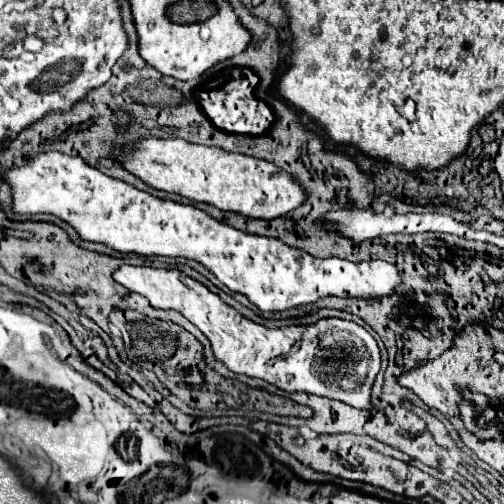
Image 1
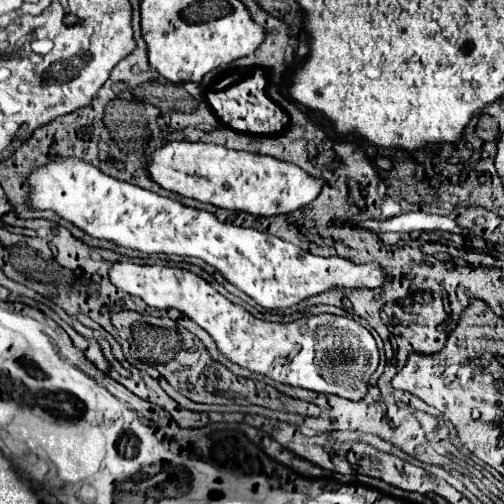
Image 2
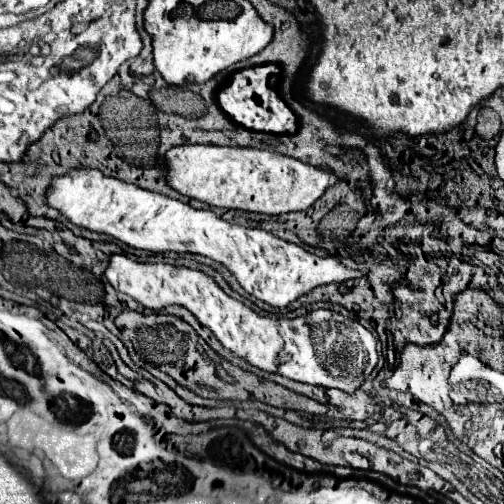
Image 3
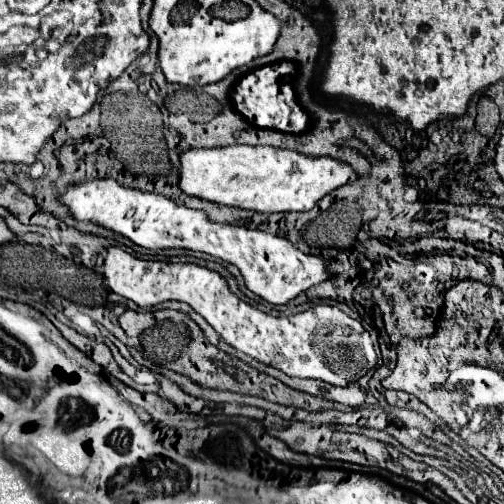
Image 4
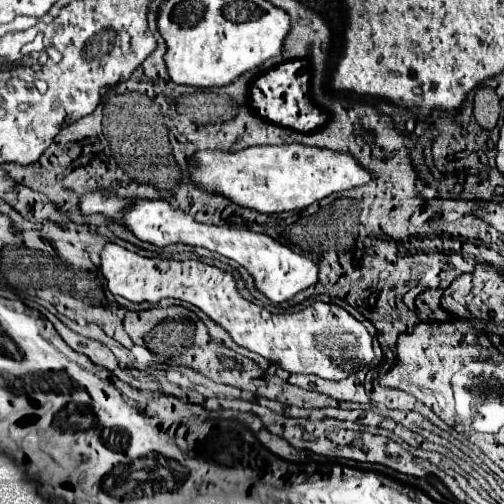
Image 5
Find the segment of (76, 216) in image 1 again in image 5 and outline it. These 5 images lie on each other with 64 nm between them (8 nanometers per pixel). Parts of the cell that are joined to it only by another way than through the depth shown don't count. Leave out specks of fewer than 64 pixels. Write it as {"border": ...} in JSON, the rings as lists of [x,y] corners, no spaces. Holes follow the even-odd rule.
{"border":[[[88,192],[80,196],[80,210],[84,214],[94,214],[100,212],[108,218],[112,218],[118,224],[124,224],[128,230],[134,232],[144,242],[152,242],[156,246],[168,246],[174,242],[190,244],[190,246],[202,246],[212,252],[218,252],[226,258],[236,260],[240,266],[244,266],[254,282],[256,288],[266,294],[272,302],[284,302],[292,298],[296,292],[312,286],[318,280],[318,266],[306,258],[304,254],[292,252],[288,246],[268,238],[266,234],[258,234],[252,230],[236,230],[236,228],[226,228],[226,226],[208,226],[196,222],[192,216],[184,214],[182,210],[174,210],[166,200],[136,200],[130,208],[130,212],[122,214],[122,208],[130,204],[130,200],[116,198],[114,194],[102,194],[102,192]]]}

